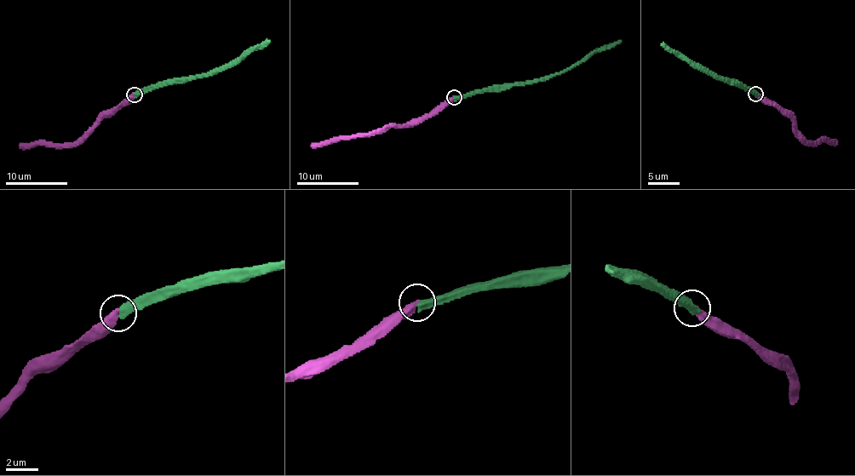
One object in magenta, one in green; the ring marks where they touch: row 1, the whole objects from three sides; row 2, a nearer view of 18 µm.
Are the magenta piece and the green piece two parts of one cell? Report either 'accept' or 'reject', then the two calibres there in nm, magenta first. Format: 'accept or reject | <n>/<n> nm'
accept | 440/500 nm

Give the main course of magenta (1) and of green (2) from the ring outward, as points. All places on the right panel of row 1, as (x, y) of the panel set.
1: (756, 94), (785, 111), (794, 121), (797, 133), (808, 141), (821, 140), (836, 144)
2: (756, 94), (718, 79), (661, 43)

